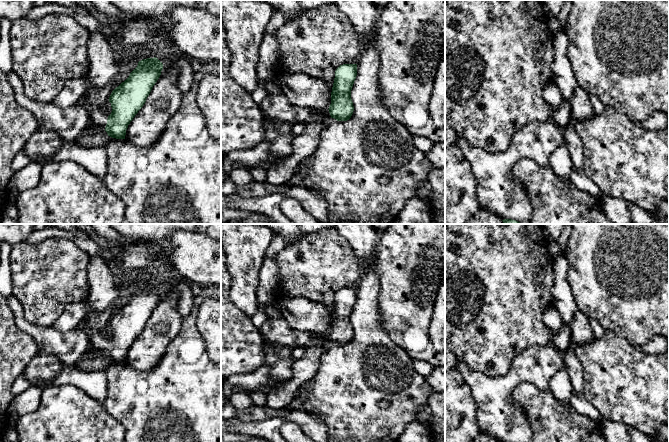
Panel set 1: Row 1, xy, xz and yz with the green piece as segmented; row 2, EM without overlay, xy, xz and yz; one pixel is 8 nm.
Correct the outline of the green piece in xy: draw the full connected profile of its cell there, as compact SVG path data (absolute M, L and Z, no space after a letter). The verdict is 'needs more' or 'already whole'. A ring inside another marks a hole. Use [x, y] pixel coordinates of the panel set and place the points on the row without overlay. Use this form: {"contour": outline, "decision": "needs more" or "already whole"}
{"contour": "M100 256L91 257L88 266L88 283L90 288L87 311L84 319L77 327L88 335L91 350L104 353L108 360L112 362L125 363L128 349L145 328L153 310L161 299L163 288L156 281L139 285L137 291L130 297L129 301L112 315L109 321L112 336L109 340L107 340L102 336L100 330L90 328L86 322L86 319L89 313L102 312L112 305L114 301L121 295L121 288L116 285L114 275L112 274L109 266Z", "decision": "needs more"}

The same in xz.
{"contour": "M343 288L335 295L329 333L314 339L314 344L327 346L331 342L347 345L351 342L354 330L351 314L357 300L357 288Z", "decision": "needs more"}

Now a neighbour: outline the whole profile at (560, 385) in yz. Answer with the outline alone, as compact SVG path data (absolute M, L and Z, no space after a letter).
M565 367L551 378L549 386L550 391L558 401L566 406L570 405L573 388L570 376Z

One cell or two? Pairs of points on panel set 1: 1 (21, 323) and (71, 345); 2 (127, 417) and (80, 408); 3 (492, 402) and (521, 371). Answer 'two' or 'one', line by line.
1: one
2: two
3: one

